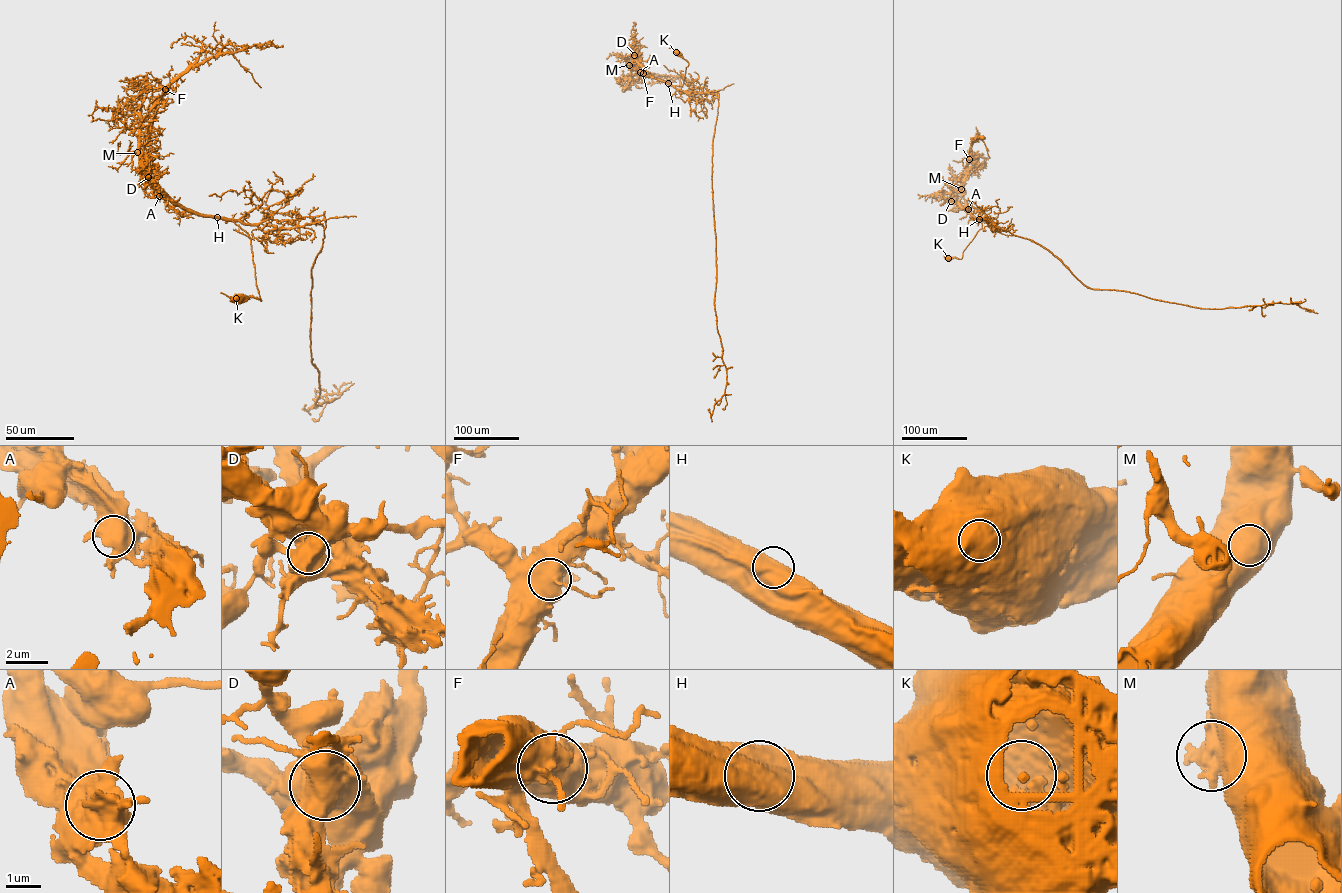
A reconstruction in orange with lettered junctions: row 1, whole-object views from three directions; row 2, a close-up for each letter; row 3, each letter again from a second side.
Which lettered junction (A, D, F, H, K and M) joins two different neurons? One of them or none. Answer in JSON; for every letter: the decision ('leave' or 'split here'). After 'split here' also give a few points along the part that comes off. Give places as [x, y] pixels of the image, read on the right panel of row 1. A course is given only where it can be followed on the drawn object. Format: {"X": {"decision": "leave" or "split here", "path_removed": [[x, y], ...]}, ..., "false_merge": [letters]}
{"A": {"decision": "leave"}, "D": {"decision": "split here", "path_removed": [[951, 201], [965, 206], [975, 218]]}, "F": {"decision": "leave"}, "H": {"decision": "leave"}, "K": {"decision": "leave"}, "M": {"decision": "leave"}, "false_merge": ["D"]}

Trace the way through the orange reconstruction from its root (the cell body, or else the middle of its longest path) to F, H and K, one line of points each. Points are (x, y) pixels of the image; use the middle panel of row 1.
F: (638, 62), (633, 60), (631, 68), (643, 73)
H: (638, 62), (653, 76), (668, 83)
K: (638, 62), (653, 76), (682, 86), (688, 62), (676, 52)

